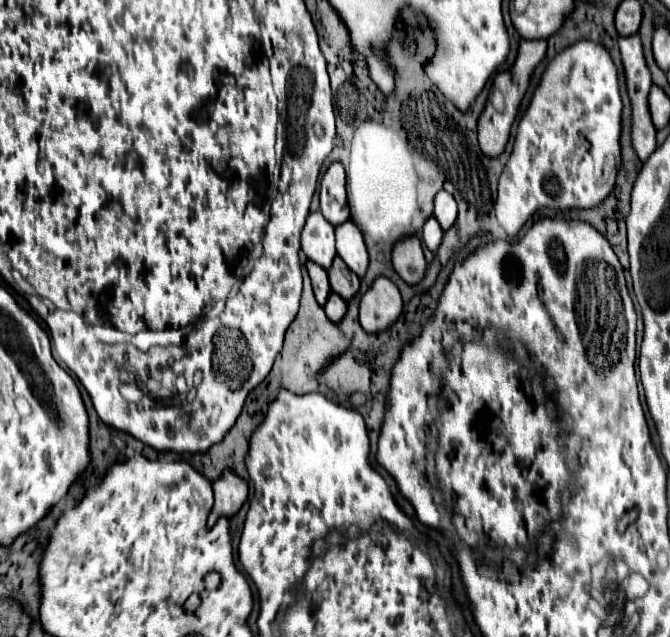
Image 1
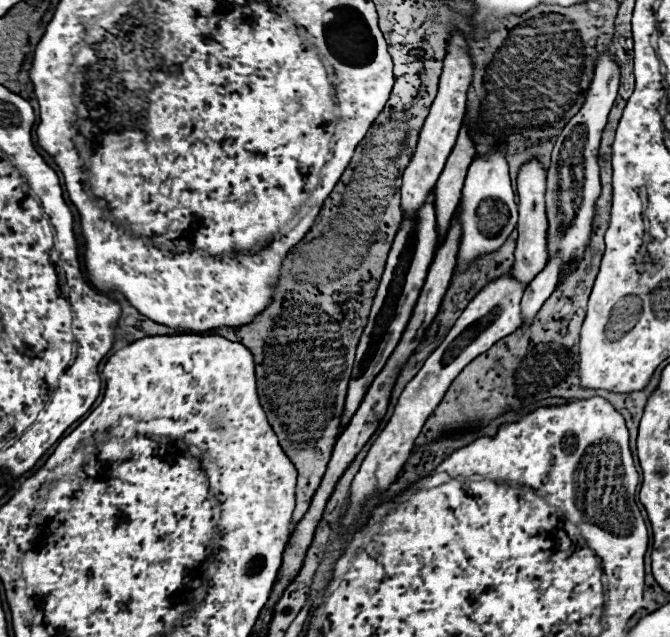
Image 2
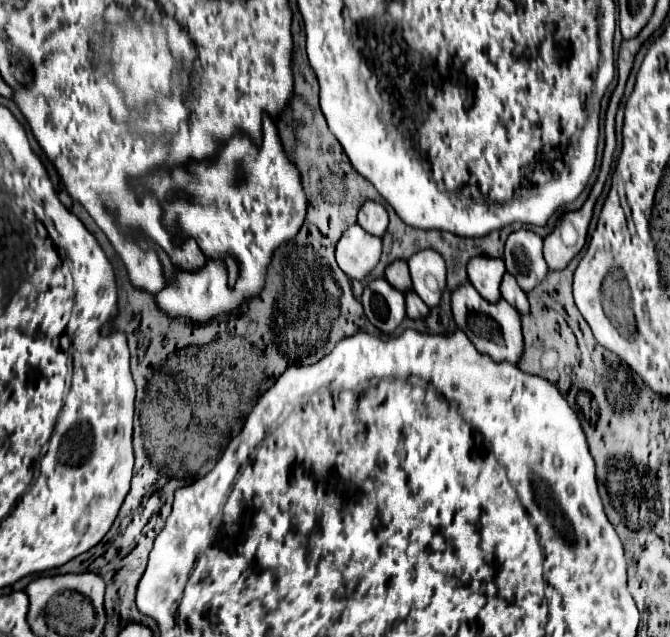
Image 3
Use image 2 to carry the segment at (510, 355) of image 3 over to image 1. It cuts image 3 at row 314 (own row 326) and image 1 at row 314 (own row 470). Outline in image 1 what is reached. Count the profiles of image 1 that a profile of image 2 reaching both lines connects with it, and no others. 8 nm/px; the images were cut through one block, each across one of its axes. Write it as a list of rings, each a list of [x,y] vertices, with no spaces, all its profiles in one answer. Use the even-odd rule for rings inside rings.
[[[378,276],[370,290],[360,300],[360,326],[366,332],[382,332],[392,326],[402,314],[402,298],[392,280],[386,276]]]

